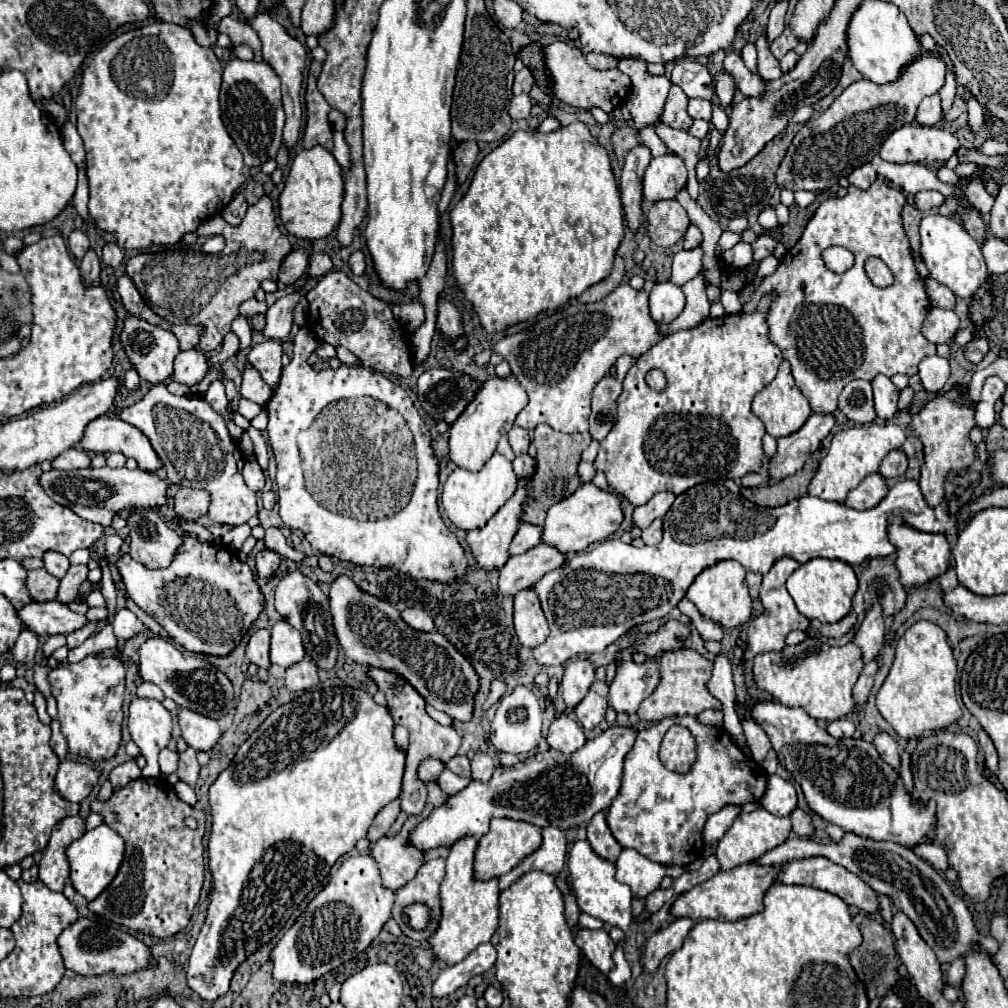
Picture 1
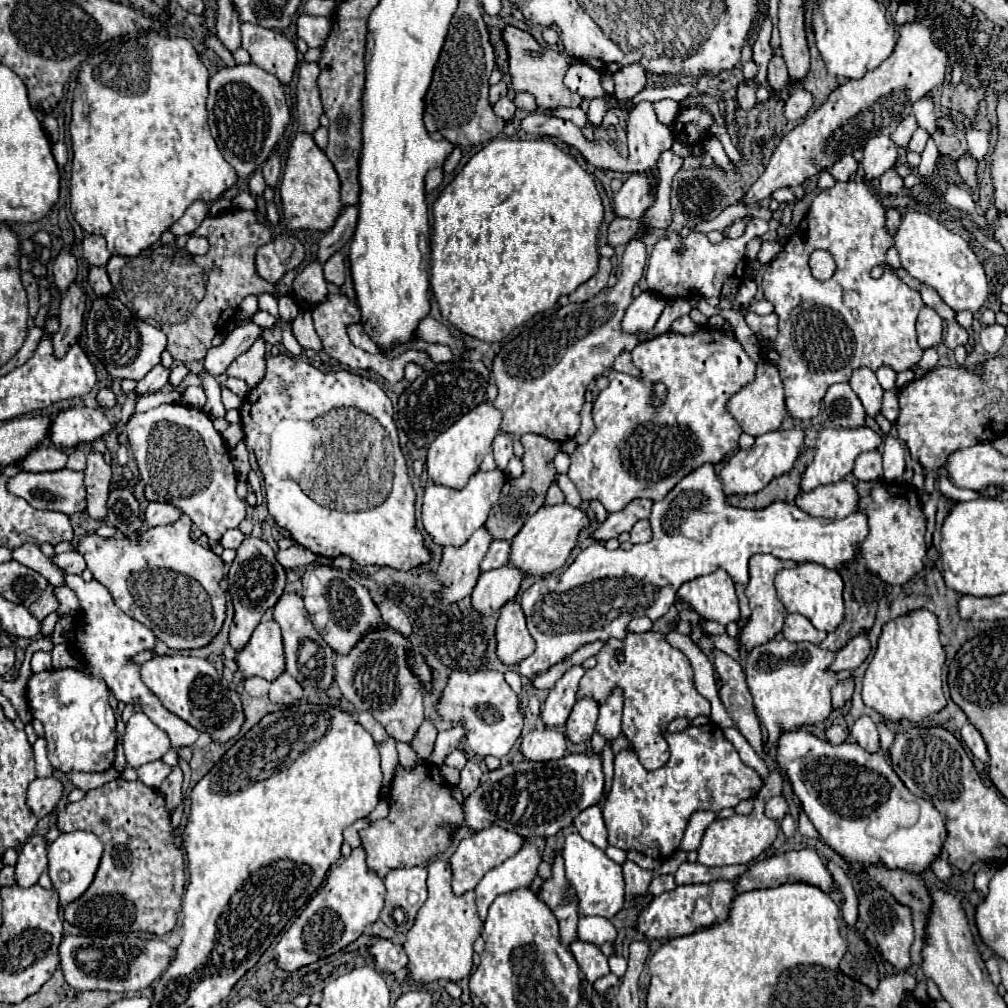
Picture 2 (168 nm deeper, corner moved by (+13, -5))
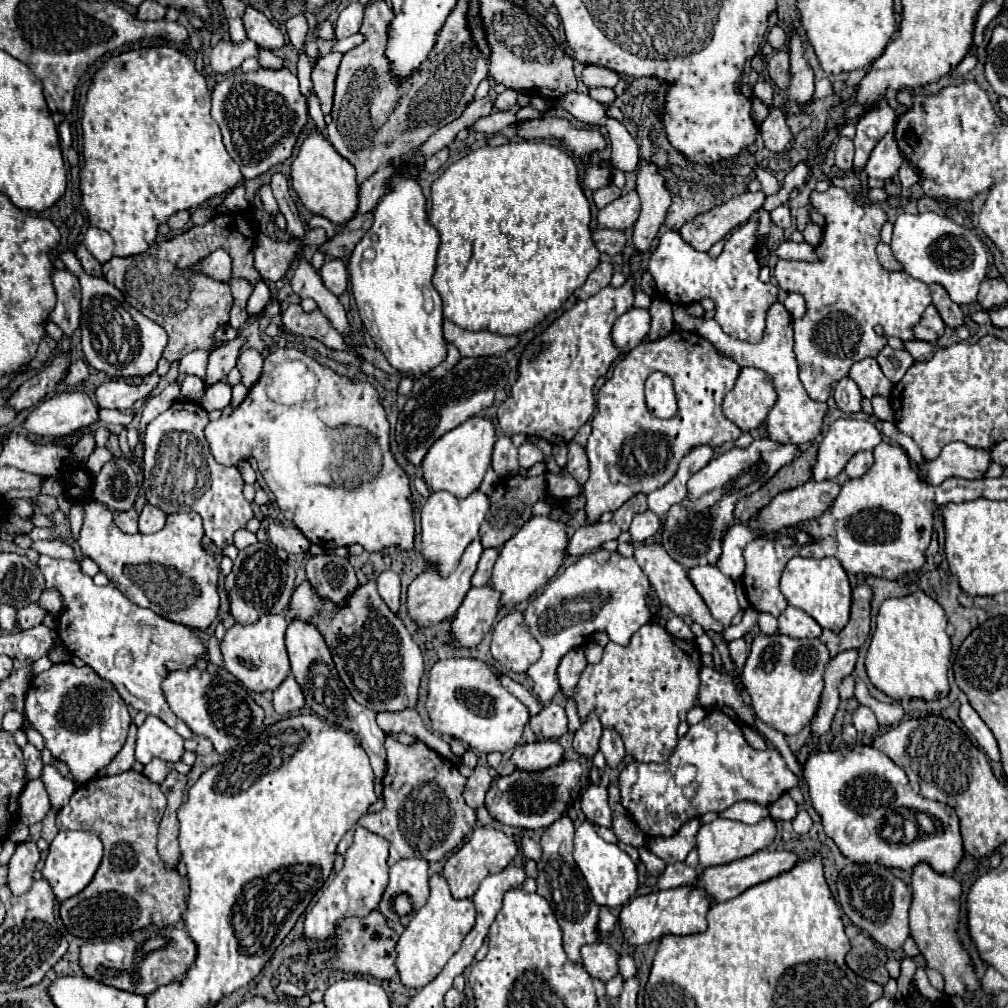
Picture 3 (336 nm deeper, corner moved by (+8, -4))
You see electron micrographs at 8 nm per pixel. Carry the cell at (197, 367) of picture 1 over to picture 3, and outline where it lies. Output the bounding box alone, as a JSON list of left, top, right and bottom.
[95,372,159,410]

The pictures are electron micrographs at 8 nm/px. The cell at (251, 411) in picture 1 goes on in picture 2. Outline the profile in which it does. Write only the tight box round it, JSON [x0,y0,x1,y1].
[222,387,242,411]

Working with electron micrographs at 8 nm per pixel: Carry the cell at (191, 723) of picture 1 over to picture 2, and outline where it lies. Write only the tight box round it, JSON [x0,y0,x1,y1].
[64,573,200,747]

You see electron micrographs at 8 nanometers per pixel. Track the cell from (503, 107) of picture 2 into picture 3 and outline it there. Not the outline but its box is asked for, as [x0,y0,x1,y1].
[495,90,519,110]

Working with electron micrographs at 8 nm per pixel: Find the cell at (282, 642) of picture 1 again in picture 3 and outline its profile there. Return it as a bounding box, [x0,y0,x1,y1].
[221,614,289,692]

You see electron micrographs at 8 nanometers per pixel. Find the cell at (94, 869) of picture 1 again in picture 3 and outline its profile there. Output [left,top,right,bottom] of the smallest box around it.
[41,830,103,902]

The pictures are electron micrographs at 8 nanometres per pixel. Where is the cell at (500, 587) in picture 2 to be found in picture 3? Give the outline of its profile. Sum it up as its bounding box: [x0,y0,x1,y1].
[451,586,499,648]

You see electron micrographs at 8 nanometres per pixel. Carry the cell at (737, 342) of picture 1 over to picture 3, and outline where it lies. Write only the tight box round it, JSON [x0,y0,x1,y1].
[585,330,741,524]

